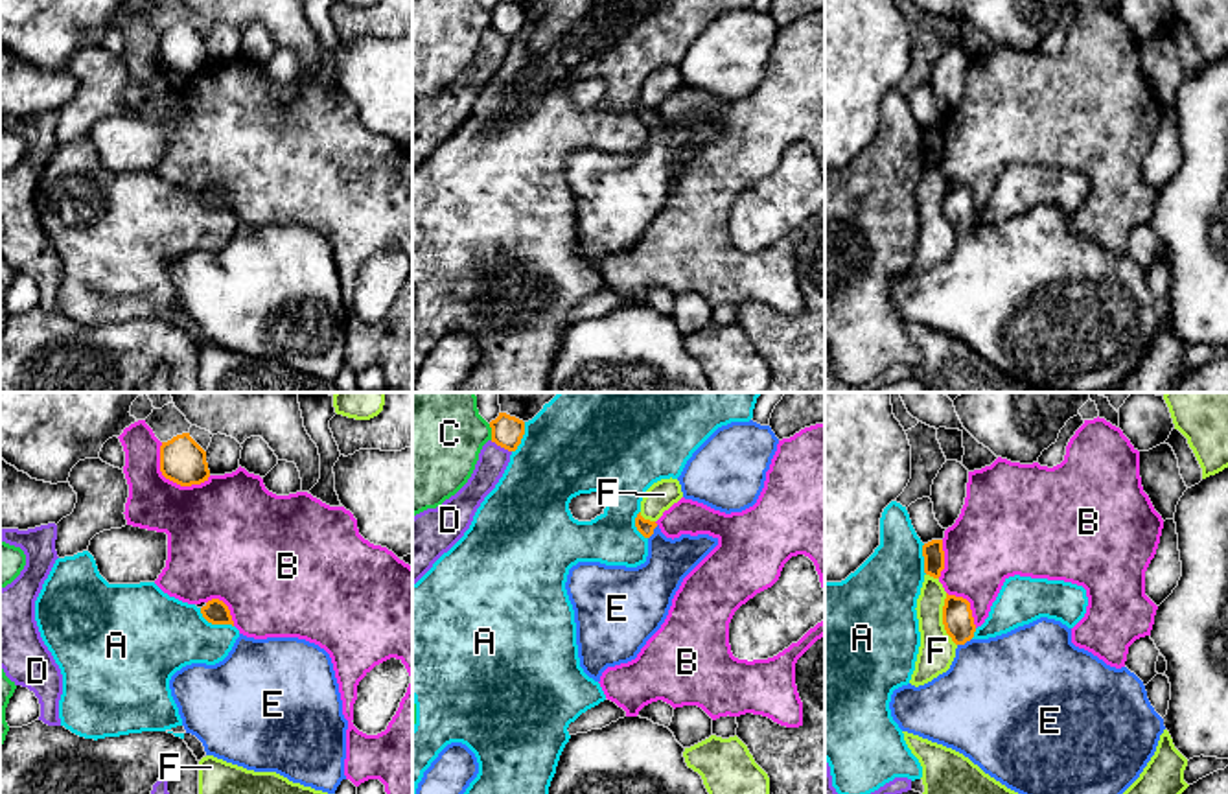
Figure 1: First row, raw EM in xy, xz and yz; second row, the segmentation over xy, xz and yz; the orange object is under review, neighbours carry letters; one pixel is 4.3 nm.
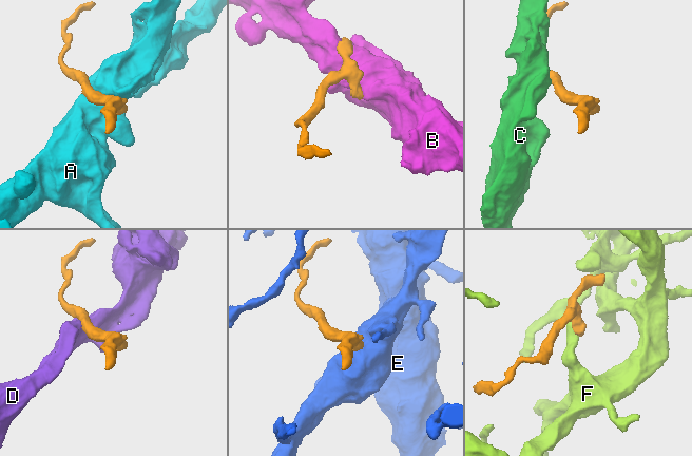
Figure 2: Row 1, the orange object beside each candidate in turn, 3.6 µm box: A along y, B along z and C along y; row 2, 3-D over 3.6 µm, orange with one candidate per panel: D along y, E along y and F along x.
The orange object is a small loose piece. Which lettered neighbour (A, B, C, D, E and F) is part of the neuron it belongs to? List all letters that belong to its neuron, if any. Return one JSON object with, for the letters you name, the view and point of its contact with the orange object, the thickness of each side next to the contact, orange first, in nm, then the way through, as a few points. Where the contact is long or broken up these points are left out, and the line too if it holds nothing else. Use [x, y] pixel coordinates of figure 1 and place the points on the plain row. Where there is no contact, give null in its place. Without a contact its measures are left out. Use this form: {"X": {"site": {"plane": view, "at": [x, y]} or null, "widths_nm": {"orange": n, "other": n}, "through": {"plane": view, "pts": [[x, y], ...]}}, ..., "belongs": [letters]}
{"E": {"site": {"plane": "yz", "at": [963, 231]}, "widths_nm": {"orange": 130, "other": 460}, "through": {"plane": "yz", "pts": [[958, 207], [963, 231], [996, 277]]}}, "belongs": ["E"]}

